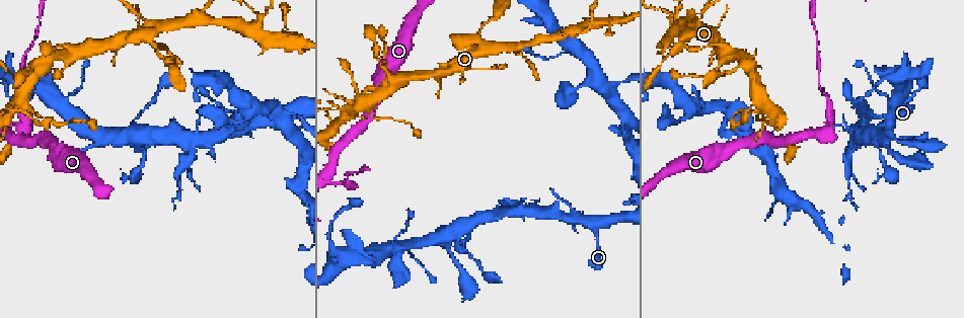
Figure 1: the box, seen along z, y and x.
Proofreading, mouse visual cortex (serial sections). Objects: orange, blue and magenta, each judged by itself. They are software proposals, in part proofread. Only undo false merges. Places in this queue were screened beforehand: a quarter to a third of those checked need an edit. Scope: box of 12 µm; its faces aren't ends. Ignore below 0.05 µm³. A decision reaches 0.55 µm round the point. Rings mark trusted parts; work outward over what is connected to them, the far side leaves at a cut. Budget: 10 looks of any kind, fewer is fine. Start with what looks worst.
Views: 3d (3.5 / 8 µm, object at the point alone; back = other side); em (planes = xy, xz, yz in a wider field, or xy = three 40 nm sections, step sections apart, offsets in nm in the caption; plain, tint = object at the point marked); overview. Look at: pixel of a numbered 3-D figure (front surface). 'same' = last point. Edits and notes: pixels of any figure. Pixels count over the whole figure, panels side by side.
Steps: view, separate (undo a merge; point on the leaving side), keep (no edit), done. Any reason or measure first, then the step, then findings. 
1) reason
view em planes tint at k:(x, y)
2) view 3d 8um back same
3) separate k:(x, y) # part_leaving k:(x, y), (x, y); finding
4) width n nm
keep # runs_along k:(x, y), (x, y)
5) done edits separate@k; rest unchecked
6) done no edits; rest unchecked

thin neck
view 3d 3.5um at 1:(336, 109)

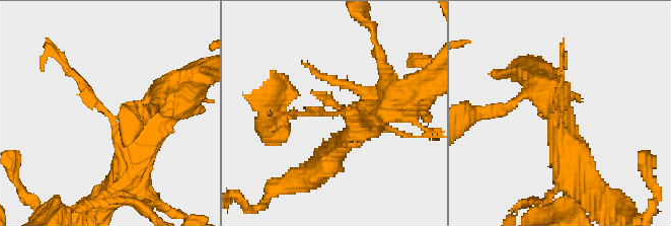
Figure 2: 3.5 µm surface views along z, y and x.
view em planes tint at 2:(560, 117)

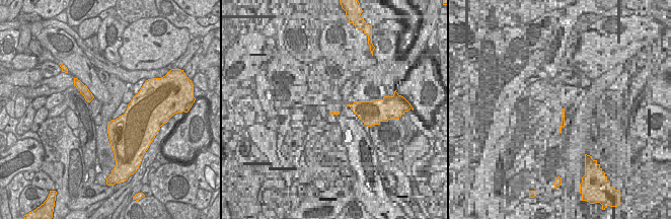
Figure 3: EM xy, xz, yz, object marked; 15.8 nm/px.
arm_widths 100, 450 nm
keep # runs_along 2:(154, 120), (142, 142), (127, 136), (64, 64); one cell here

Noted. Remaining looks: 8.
thin neck
view 3d 8um at 1:(14, 126)

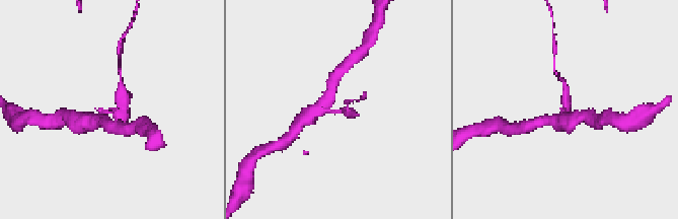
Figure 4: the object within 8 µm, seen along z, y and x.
view 3d 3.5um at 4:(563, 111)

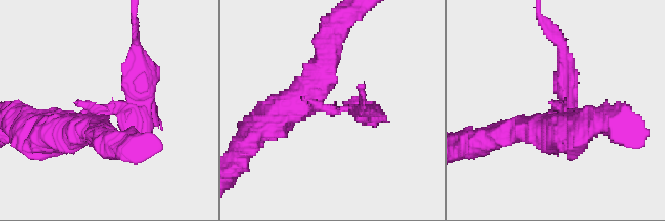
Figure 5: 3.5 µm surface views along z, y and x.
shape alone is not enough
view em xy step 3 tint at 5:(117, 114)

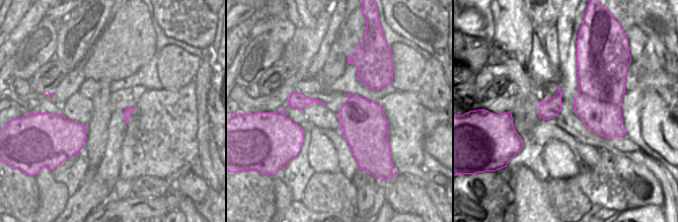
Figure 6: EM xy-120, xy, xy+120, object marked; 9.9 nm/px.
separate 5:(350, 103) # part_leaving 5:(315, 105), (365, 114); a second cell is stuck on

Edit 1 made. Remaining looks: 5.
abrupt turn
view 3d 8um at 1:(518, 212)

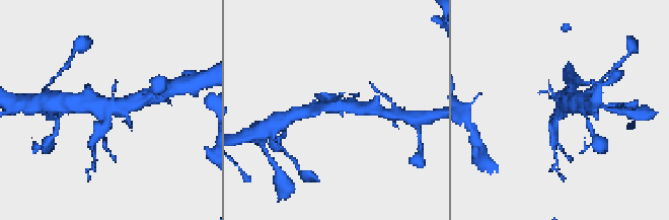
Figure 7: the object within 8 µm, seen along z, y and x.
zoom in
view 3d 3.5um at 7:(111, 107)

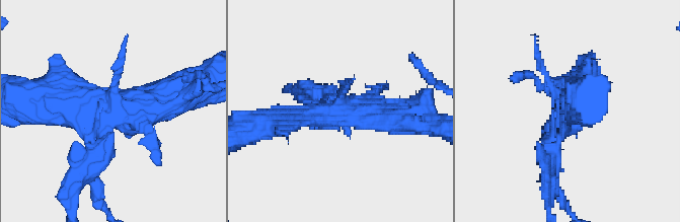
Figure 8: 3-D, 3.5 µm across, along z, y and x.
view em xy step 1 tint at 8:(335, 111)

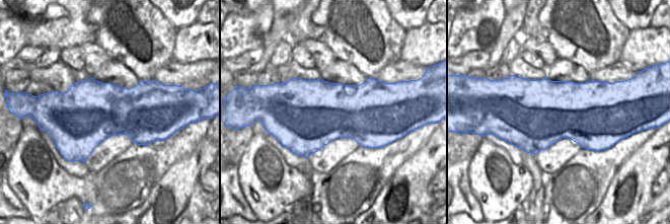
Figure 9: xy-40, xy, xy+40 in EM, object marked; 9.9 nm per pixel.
separate 8:(72, 170) # part_leaving 8:(100, 139), (75, 182), (75, 208); a second cell is stuck on

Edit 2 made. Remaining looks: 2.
done edits separate@5, separate@8; rest unchecked

